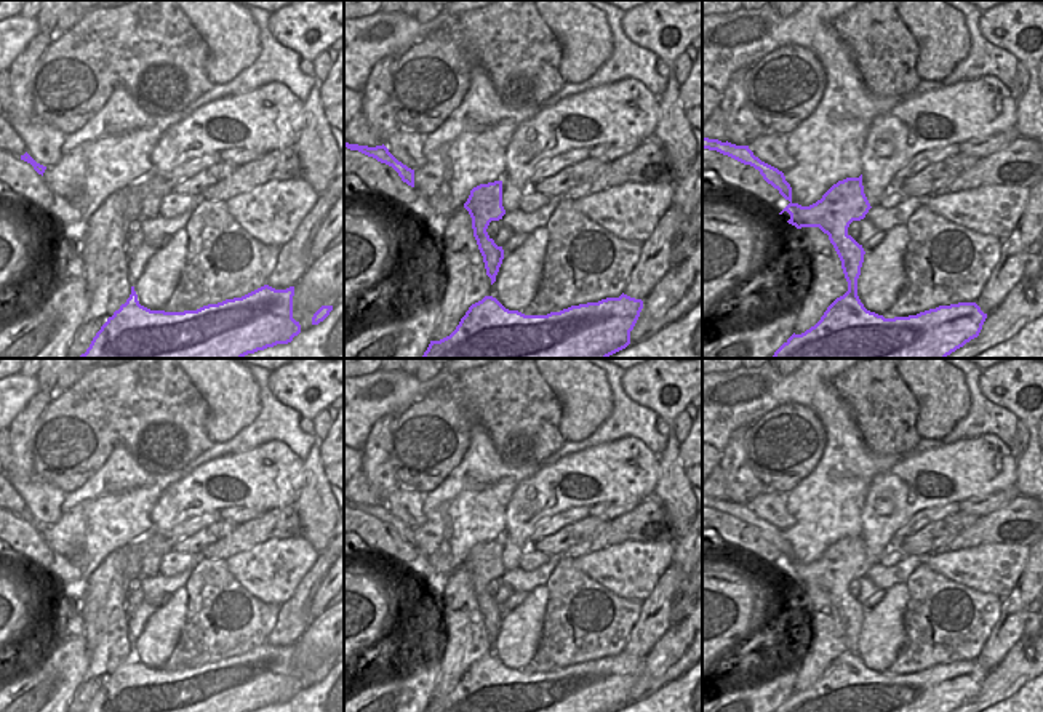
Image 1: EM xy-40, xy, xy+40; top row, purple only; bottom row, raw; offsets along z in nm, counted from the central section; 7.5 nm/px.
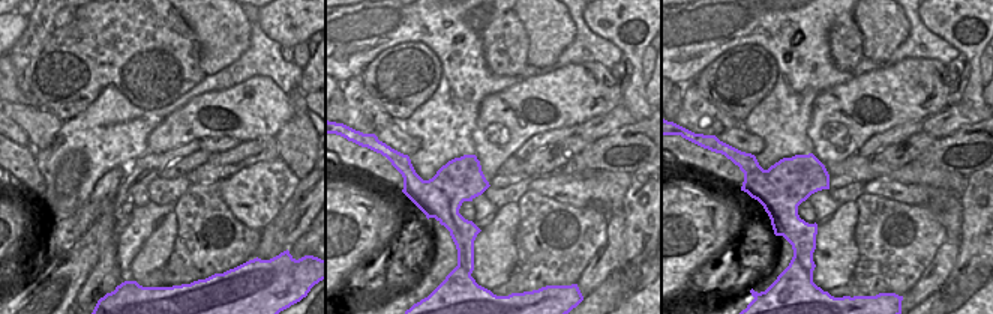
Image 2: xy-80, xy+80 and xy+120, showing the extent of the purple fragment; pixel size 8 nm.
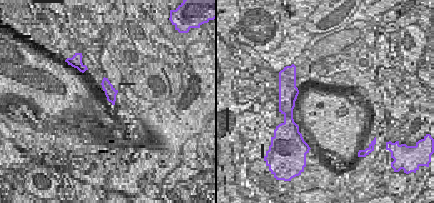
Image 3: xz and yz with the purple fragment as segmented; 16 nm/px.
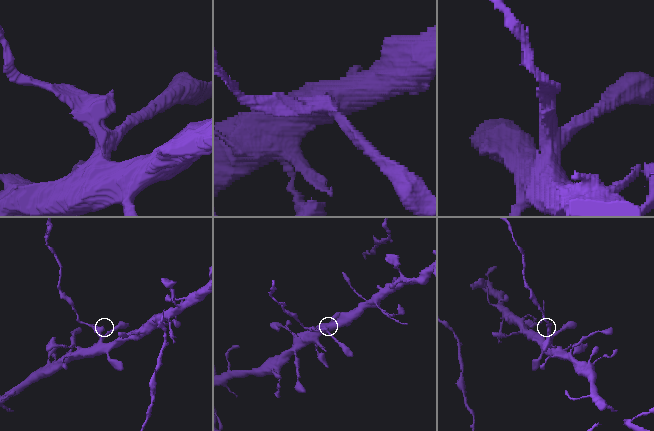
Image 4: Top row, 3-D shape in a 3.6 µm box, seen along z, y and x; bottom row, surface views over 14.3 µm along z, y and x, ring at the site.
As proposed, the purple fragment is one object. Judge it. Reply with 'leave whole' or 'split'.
split

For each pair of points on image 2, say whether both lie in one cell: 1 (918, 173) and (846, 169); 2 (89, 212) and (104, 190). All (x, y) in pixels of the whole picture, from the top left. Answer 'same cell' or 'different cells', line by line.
1: same cell
2: different cells

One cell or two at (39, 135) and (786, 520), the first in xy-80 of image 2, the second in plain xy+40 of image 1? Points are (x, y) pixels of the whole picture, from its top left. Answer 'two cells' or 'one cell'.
one cell

